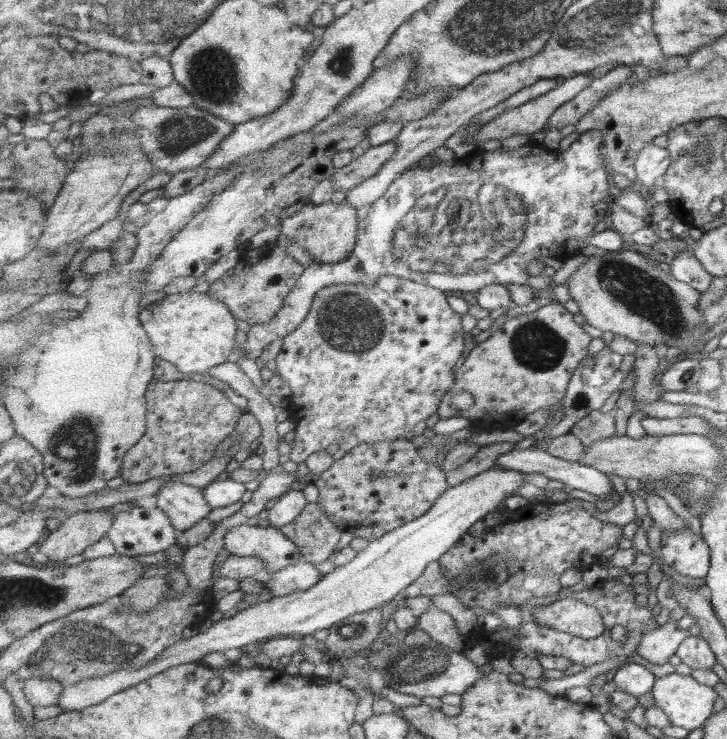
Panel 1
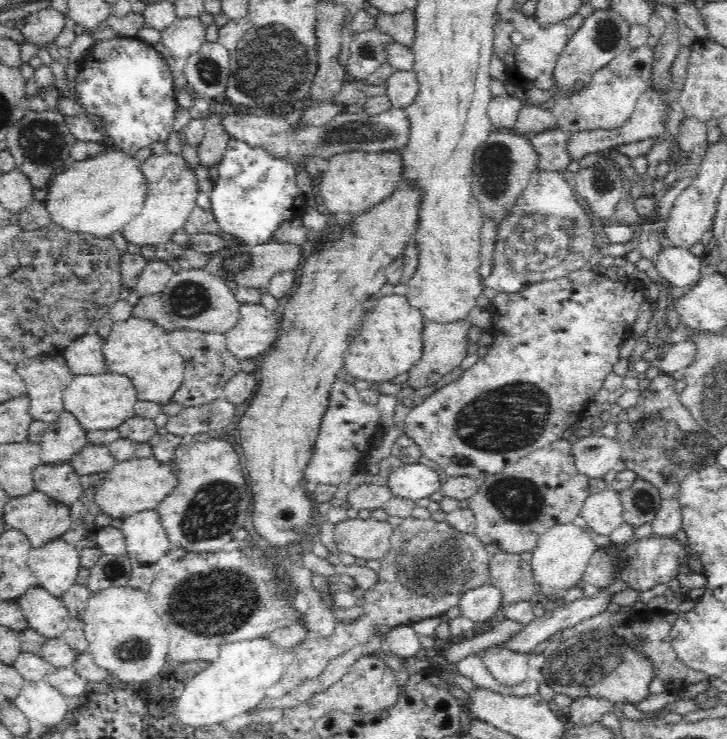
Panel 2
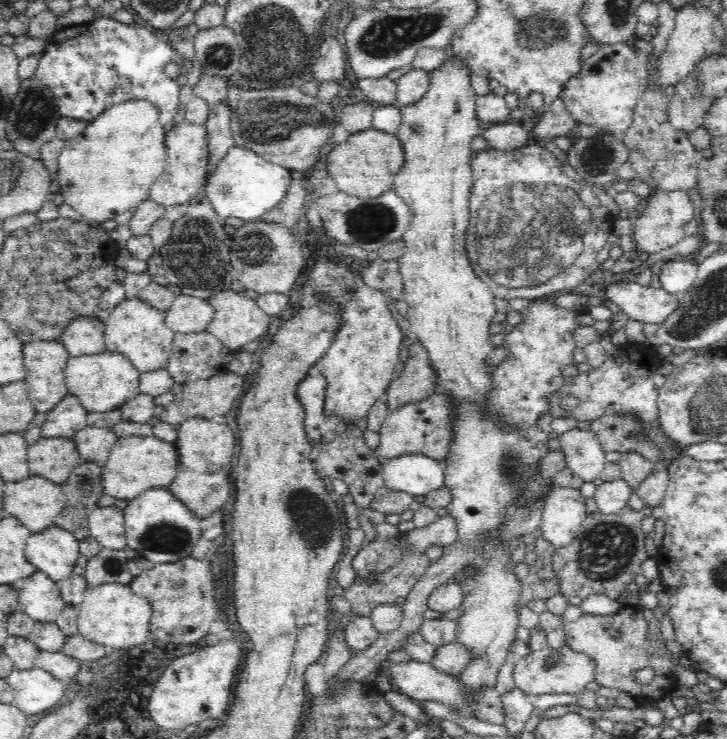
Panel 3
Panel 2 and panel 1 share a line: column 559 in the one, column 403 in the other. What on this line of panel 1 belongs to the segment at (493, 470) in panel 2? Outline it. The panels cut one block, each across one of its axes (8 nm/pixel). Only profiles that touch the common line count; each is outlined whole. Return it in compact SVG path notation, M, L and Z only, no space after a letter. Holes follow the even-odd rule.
M381 276L377 286L365 284L333 284L321 289L316 294L312 308L308 311L303 324L287 334L284 345L276 358L277 373L290 385L291 394L286 406L286 413L297 424L296 436L293 438L293 450L290 460L297 463L306 463L311 454L323 451L329 446L337 445L344 453L354 450L355 447L366 443L379 443L382 441L397 441L405 439L421 422L433 418L441 408L441 400L450 390L453 390L457 377L455 377L455 364L461 360L465 352L465 330L463 330L463 315L455 312L449 302L447 293L443 290L427 286L425 283L415 282L413 279L399 278L397 276Z

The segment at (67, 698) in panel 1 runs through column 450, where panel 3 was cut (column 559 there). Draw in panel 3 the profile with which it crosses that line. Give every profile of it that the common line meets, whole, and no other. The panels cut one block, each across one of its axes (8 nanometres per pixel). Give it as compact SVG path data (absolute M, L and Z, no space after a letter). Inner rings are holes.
M559 487L544 502L540 535L555 551L566 549L587 516L585 496L579 490Z

